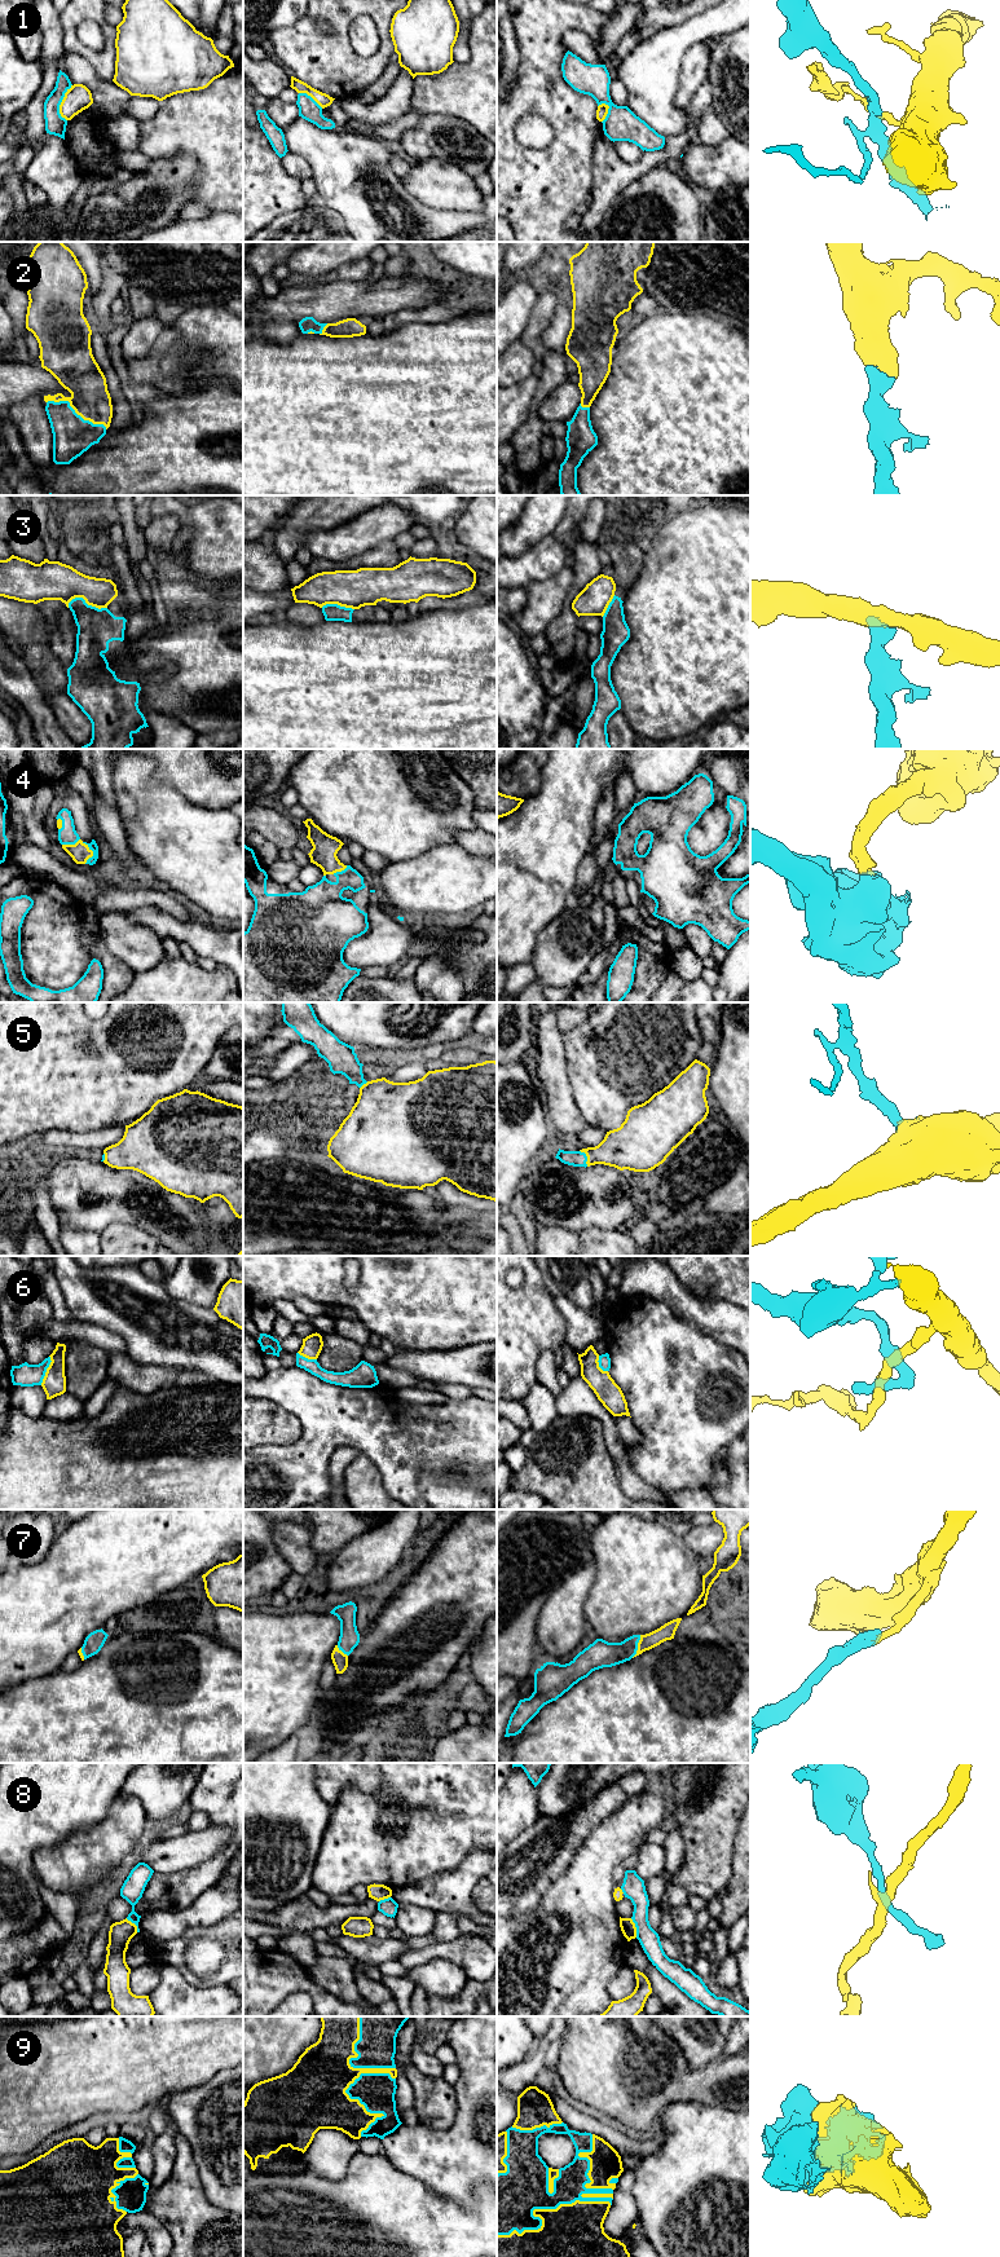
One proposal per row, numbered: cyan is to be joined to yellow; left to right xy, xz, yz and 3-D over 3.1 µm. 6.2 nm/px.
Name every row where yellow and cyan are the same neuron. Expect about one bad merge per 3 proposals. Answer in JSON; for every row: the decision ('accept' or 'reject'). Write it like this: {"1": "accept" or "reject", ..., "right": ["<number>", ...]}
{"1": "reject", "2": "accept", "3": "reject", "4": "accept", "5": "accept", "6": "reject", "7": "accept", "8": "reject", "9": "accept", "right": ["2", "4", "5", "7", "9"]}

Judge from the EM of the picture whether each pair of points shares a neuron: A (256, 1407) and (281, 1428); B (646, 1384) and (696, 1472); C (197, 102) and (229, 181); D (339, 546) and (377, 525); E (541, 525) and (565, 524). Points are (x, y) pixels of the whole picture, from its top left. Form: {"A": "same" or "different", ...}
{"A": "same", "B": "same", "C": "same", "D": "same", "E": "different"}

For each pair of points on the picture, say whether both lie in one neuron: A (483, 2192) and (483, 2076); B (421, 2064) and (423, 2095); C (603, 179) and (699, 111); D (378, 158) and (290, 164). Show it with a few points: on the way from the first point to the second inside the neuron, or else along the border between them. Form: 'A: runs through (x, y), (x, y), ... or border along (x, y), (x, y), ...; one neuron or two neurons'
A: border along (483, 2181), (475, 2185), (475, 2203), (468, 2209); two neurons
B: border along (412, 2053), (412, 2063), (421, 2072), (441, 2077); two neurons
C: runs through (630, 172), (650, 159), (666, 154), (683, 139); one neuron
D: border along (289, 150), (300, 155), (309, 164), (312, 177); two neurons

